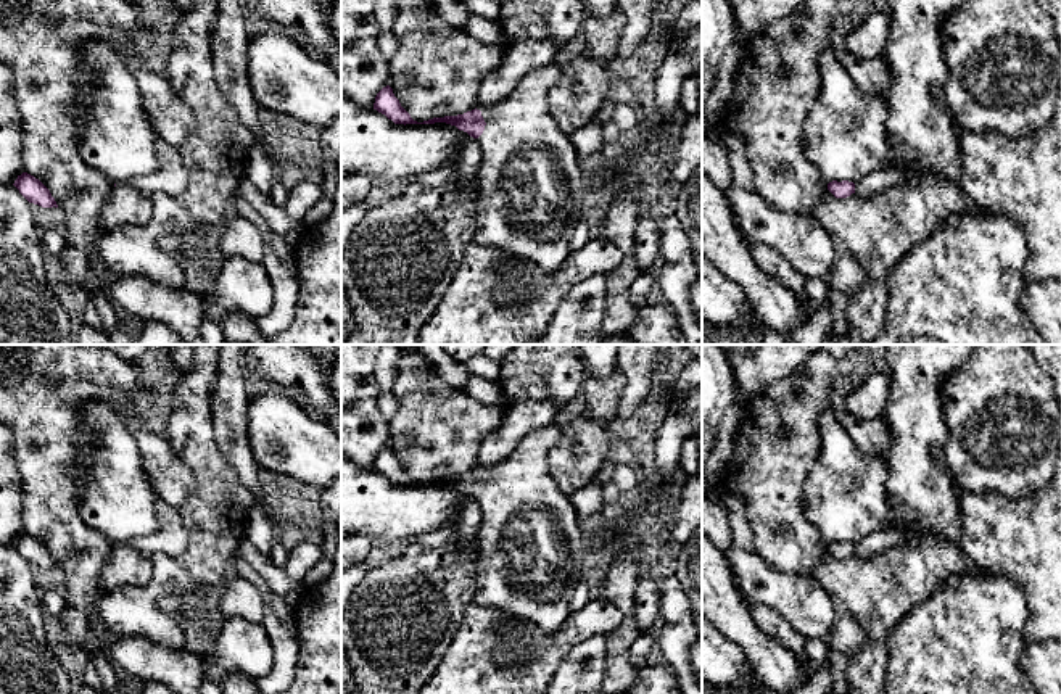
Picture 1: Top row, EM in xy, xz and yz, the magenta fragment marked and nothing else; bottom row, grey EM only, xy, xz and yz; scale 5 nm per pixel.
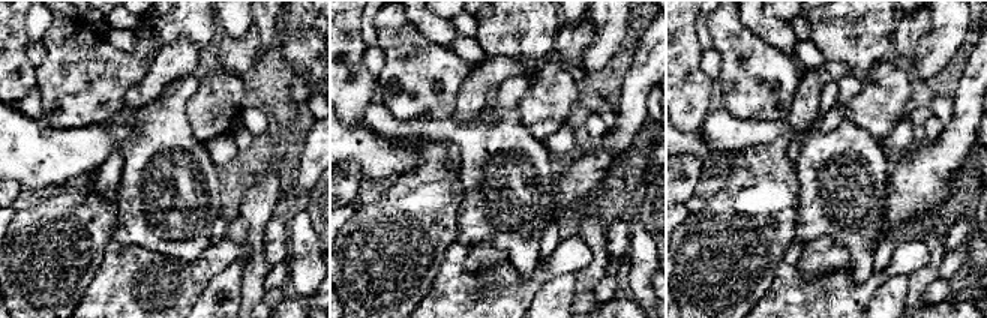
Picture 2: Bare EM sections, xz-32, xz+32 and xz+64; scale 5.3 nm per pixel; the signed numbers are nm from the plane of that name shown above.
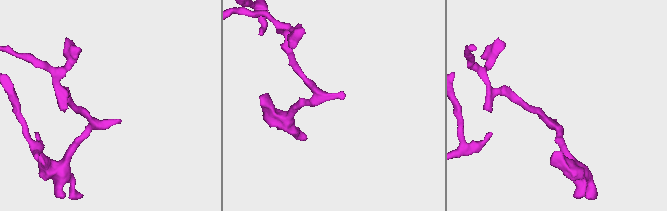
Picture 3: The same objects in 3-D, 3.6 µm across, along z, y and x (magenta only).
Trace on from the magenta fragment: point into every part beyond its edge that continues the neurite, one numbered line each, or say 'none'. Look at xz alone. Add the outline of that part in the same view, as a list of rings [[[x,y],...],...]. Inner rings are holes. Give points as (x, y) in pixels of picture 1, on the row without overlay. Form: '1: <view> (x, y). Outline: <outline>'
1: xz (532, 554). Outline: [[[555,423],[531,430],[502,464],[481,472],[486,486],[477,499],[481,525],[473,604],[535,623],[544,634],[557,633],[570,615],[568,604],[586,562],[576,509],[557,490],[546,467],[549,449],[559,438]]]

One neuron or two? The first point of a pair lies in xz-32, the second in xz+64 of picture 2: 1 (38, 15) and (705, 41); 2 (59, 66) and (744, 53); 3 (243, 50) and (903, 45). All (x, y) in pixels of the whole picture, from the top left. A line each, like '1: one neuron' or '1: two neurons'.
1: one neuron
2: one neuron
3: one neuron

